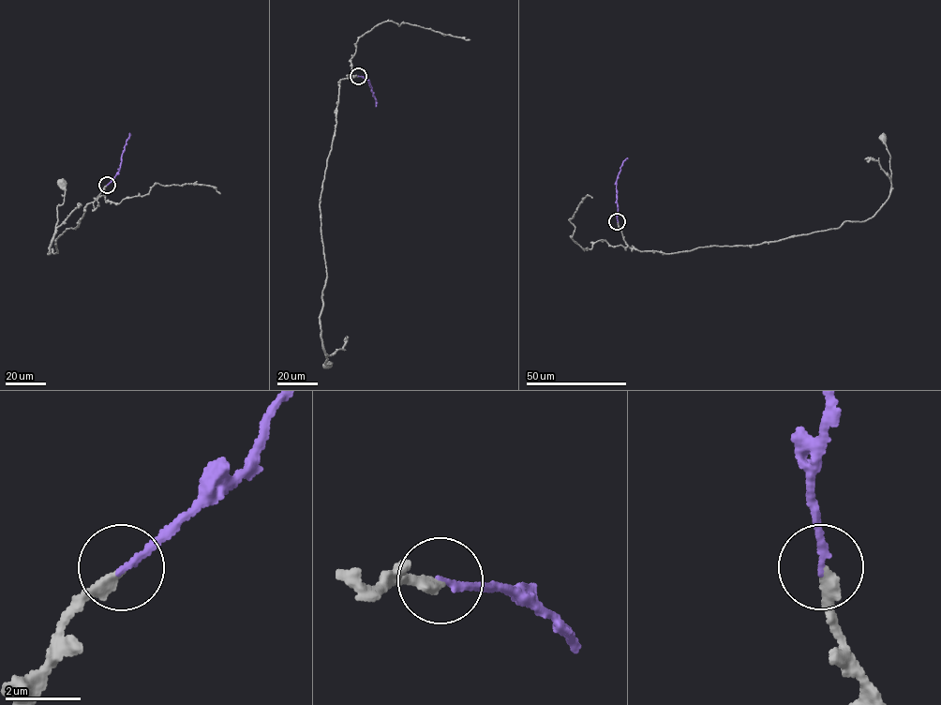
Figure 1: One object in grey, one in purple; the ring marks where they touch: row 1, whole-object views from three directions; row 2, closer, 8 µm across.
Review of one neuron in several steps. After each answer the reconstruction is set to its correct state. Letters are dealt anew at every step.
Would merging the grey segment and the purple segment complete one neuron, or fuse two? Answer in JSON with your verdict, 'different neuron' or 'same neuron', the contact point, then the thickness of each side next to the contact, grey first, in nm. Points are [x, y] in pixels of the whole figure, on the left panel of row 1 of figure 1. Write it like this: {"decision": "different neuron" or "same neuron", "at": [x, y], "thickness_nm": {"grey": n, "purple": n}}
{"decision": "same neuron", "at": [107, 185], "thickness_nm": {"grey": 300, "purple": 170}}

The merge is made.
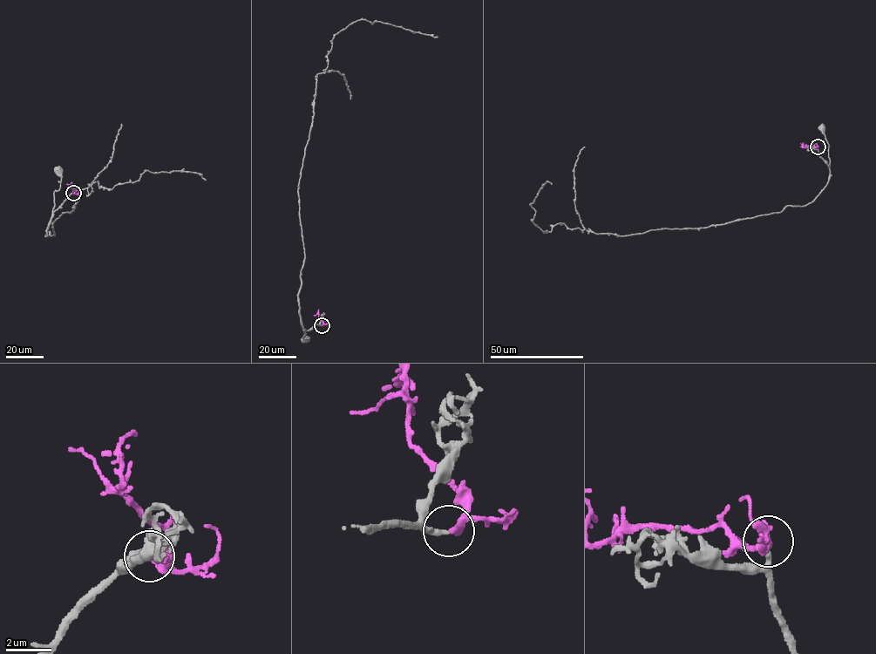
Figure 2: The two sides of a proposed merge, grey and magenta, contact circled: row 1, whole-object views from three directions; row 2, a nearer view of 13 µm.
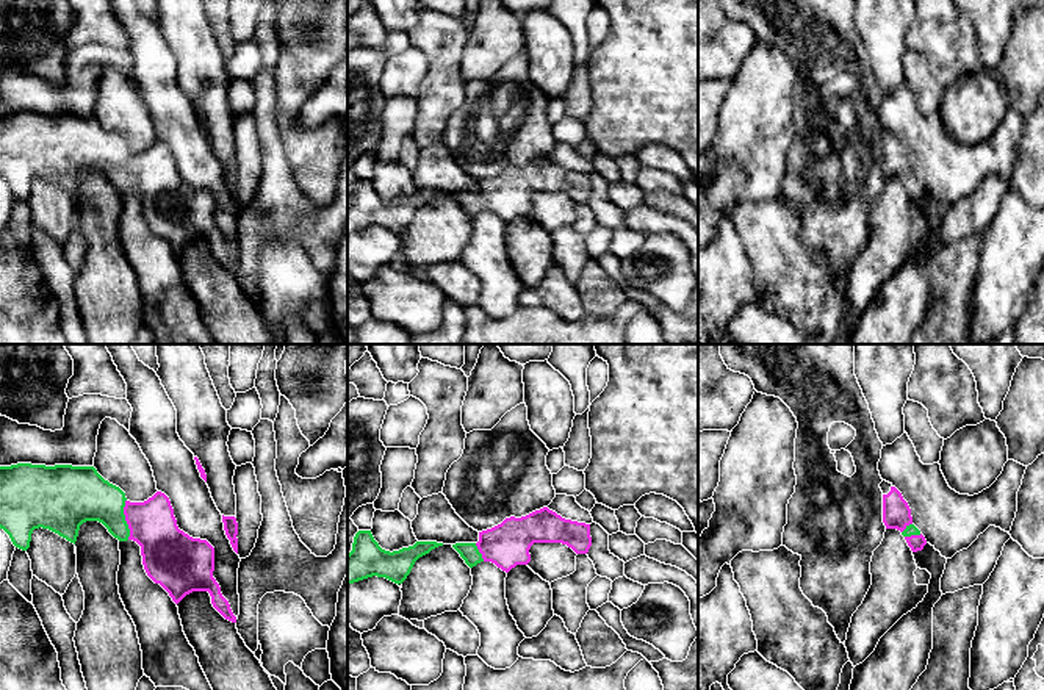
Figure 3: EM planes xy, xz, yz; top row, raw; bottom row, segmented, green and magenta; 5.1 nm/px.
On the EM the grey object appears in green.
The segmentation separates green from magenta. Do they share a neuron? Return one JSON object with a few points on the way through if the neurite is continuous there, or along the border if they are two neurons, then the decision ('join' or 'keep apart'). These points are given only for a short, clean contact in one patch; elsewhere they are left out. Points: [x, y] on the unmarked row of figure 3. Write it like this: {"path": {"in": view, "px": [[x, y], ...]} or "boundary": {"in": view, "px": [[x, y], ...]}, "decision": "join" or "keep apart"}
{"path": {"in": "xy", "px": [[83, 144], [104, 150], [124, 169], [152, 174]]}, "decision": "join"}

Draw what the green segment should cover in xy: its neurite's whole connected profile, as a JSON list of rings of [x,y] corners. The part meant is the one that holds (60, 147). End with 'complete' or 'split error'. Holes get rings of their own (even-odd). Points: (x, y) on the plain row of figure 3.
[[[31,114],[0,116],[0,178],[22,200],[30,197],[34,178],[49,178],[67,191],[77,191],[80,175],[86,171],[102,172],[119,191],[133,189],[141,196],[147,225],[160,233],[178,253],[193,241],[208,241],[213,257],[229,271],[236,272],[229,250],[213,227],[214,197],[178,178],[169,147],[157,141],[144,152],[130,152],[125,142],[105,130],[94,116]]] | split error

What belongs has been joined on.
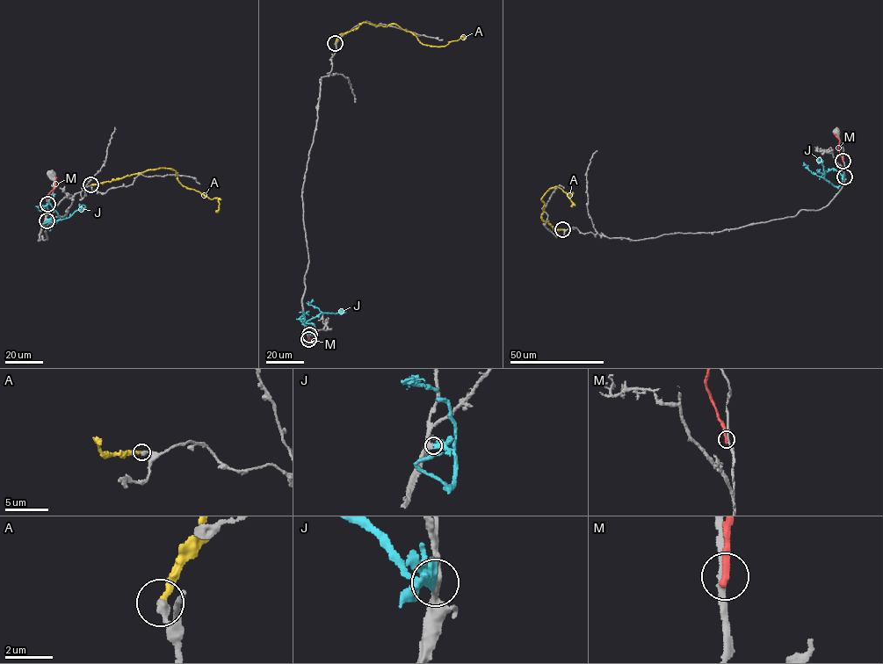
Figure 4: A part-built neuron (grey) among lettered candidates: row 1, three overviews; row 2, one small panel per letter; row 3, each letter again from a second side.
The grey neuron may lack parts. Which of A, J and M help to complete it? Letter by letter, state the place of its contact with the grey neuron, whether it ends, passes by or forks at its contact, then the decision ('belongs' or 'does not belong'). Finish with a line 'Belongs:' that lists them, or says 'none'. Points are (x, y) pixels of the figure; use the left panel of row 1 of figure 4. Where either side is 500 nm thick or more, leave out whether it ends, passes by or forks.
A: meets grey at (90, 184); it ends there; does not belong
J: meets grey at (47, 220); it ends there; belongs
M: meets grey at (47, 204); it ends there; does not belong
Belongs: J

